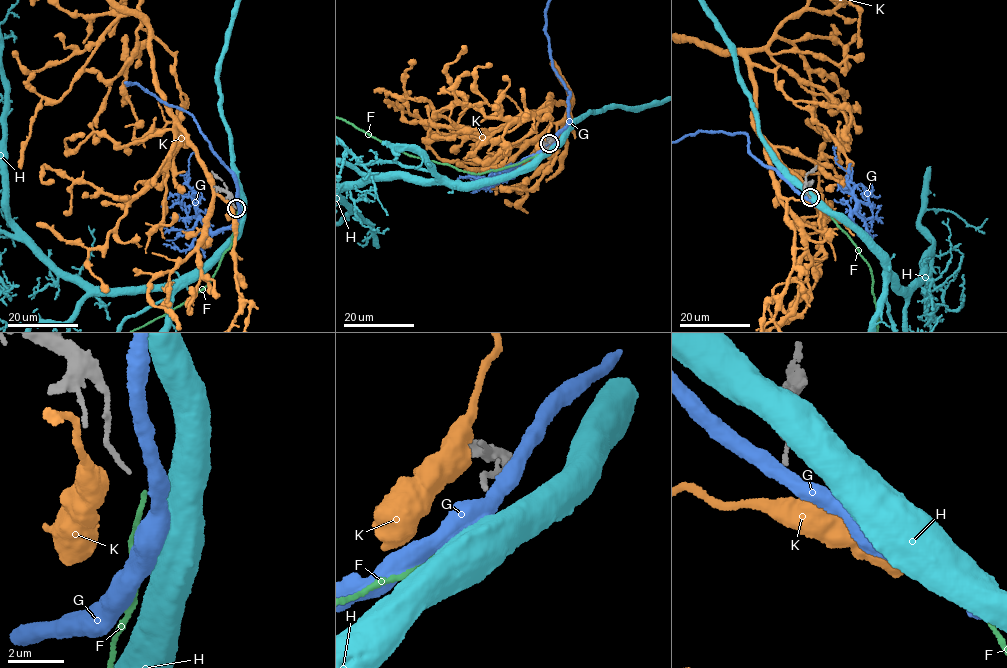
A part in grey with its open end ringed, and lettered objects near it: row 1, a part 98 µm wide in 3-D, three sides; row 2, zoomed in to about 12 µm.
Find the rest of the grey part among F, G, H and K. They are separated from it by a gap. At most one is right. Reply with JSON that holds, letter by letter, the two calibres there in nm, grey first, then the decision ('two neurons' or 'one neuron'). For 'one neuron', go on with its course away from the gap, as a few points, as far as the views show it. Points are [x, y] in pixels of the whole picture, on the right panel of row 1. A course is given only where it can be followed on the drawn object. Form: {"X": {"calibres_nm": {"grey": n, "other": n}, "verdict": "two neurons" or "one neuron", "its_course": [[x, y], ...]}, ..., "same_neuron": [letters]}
{"F": {"calibres_nm": {"grey": 150, "other": 150}, "verdict": "one neuron"}, "G": {"calibres_nm": {"grey": 150, "other": 500}, "verdict": "two neurons"}, "H": {"calibres_nm": {"grey": 150, "other": 800}, "verdict": "two neurons"}, "K": {"calibres_nm": {"grey": 150, "other": 800}, "verdict": "two neurons"}, "same_neuron": ["F"]}

